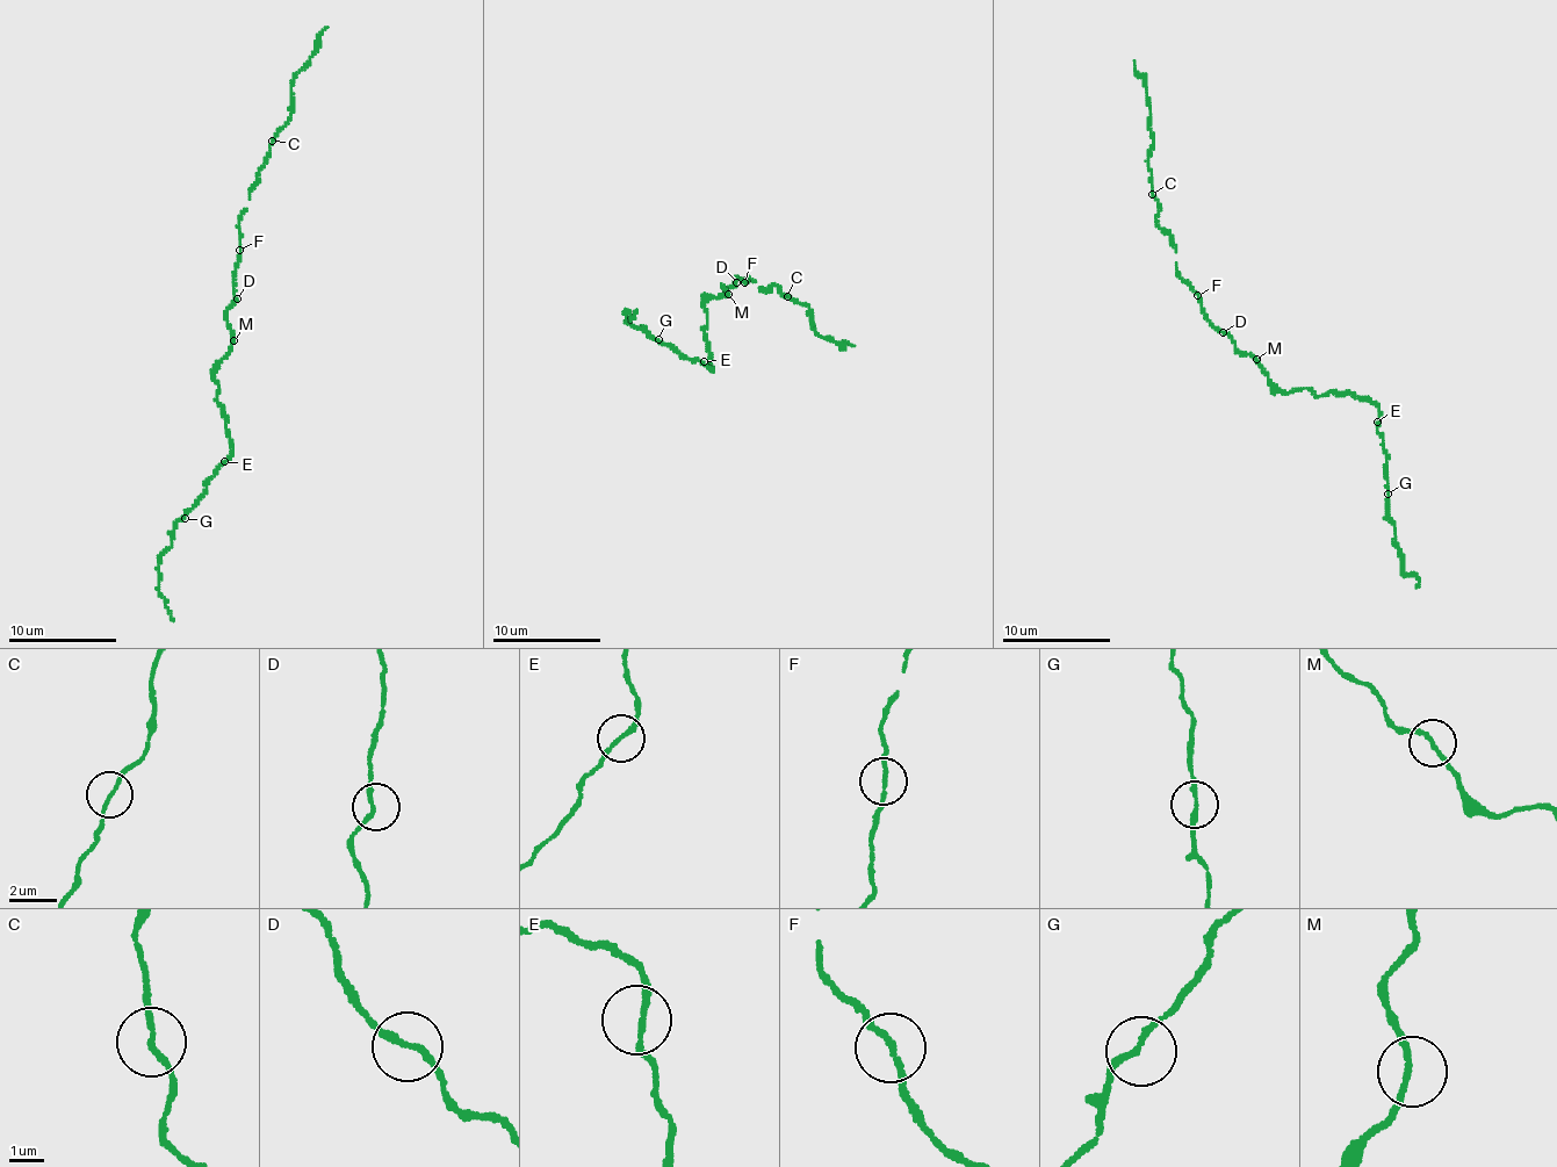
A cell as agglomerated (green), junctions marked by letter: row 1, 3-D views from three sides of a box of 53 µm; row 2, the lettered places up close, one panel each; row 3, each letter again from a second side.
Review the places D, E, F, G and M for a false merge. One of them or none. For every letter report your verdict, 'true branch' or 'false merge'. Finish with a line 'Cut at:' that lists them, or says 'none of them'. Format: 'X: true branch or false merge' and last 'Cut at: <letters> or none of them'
D: true branch
E: true branch
F: true branch
G: true branch
M: true branch
Cut at: none of them

